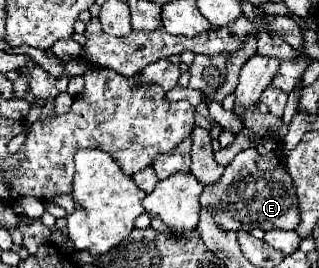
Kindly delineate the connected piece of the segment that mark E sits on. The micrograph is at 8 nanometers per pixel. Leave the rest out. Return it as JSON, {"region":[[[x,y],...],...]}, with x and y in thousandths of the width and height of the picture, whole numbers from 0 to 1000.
{"region":[[[768,556],[737,578],[737,593],[705,623],[705,646],[674,690],[649,690],[630,720],[630,780],[661,787],[674,825],[699,840],[699,854],[730,862],[793,862],[793,854],[925,854],[937,832],[937,795],[925,780],[931,735],[925,705],[912,690],[912,668],[900,660],[900,638],[887,631],[887,608],[843,646],[824,646],[806,631],[806,586],[799,556]]]}

